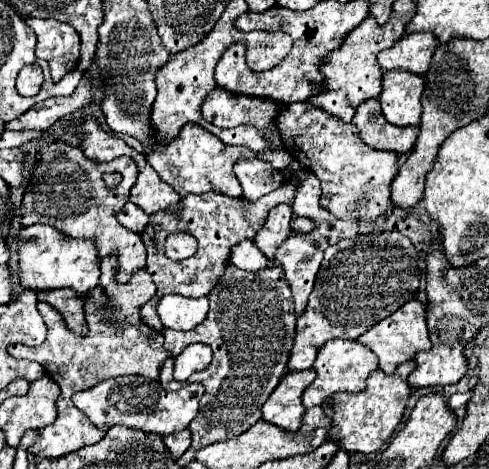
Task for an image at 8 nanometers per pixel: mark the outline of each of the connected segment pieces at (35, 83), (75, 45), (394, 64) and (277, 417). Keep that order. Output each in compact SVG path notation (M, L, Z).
M29 64L20 70L16 79L16 88L20 96L36 96L44 77L42 69L36 64Z
M26 18L26 24L34 30L38 44L36 44L36 56L50 63L50 73L54 82L60 81L60 78L68 72L74 70L78 64L80 56L80 38L76 30L64 22L56 20L40 20L40 18Z
M418 32L400 38L392 48L378 54L378 64L382 70L406 68L414 74L426 74L432 64L432 54L440 42L434 34Z
M314 368L288 372L276 386L276 390L270 394L268 402L262 406L264 420L284 430L298 430L302 426L302 416L306 412L302 404L302 394L314 382L314 378Z

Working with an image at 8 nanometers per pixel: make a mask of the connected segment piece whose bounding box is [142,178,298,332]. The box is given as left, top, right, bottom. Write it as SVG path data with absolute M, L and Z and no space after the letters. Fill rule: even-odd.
M296 178L284 182L278 190L262 196L256 202L248 202L244 198L230 198L224 194L208 192L208 194L188 194L180 200L180 214L170 214L166 210L160 210L150 216L150 224L142 232L142 240L148 250L148 262L146 268L152 274L152 280L158 286L156 296L142 308L142 320L154 328L154 330L164 330L160 316L156 312L156 304L160 302L162 296L166 294L180 294L186 298L202 298L208 296L208 292L218 284L218 278L224 276L224 268L230 260L230 250L232 246L240 244L242 240L254 240L256 232L260 226L264 226L268 212L276 208L278 204L288 204L292 206L294 194L296 194ZM172 232L188 232L198 240L198 250L192 258L174 262L164 254L164 242L166 236Z

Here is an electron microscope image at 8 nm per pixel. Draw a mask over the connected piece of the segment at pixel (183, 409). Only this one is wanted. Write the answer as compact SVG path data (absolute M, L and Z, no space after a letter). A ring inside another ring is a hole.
M118 376L100 382L84 392L76 392L72 402L78 410L82 410L96 426L110 428L114 424L122 424L128 428L140 428L144 432L156 432L162 436L180 432L188 428L188 424L198 414L198 402L202 398L202 384L186 384L176 392L166 392L156 380L148 380L142 376Z

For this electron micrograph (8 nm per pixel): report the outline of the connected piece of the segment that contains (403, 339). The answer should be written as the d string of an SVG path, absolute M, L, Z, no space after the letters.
M418 300L406 302L400 310L396 310L394 314L390 314L376 326L372 326L366 334L362 334L360 342L378 356L380 370L392 374L396 370L396 366L412 360L416 356L416 352L428 350L432 346L430 338L428 338L428 330L426 330L426 306Z

